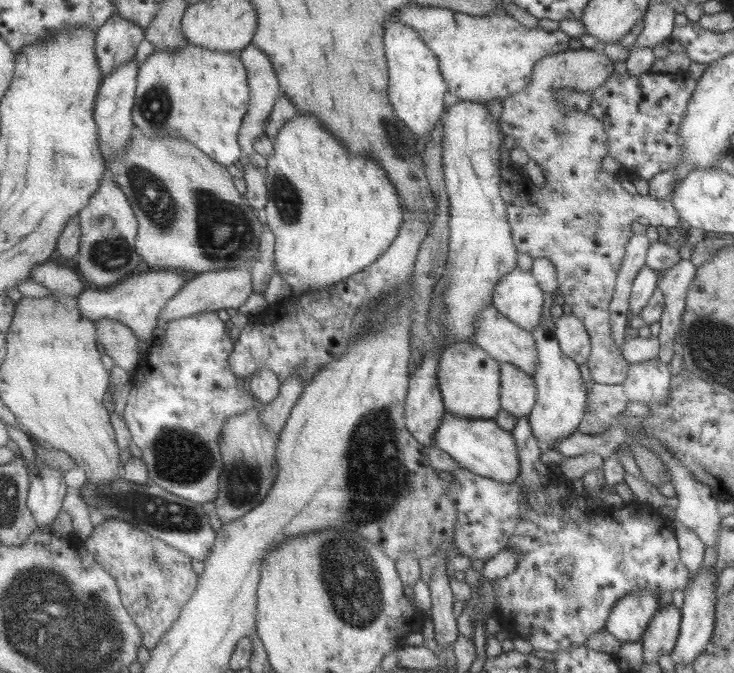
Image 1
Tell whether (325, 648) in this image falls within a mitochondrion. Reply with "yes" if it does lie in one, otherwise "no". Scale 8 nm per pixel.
no

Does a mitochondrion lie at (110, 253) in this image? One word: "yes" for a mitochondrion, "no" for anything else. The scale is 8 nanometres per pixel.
yes

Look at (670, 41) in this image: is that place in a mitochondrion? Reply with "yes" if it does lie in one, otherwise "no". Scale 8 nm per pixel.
no

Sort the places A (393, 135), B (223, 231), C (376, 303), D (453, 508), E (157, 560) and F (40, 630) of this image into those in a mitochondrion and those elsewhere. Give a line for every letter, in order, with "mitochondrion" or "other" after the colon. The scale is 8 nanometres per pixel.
A: mitochondrion
B: mitochondrion
C: mitochondrion
D: other
E: mitochondrion
F: mitochondrion

